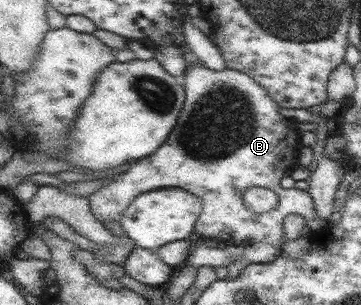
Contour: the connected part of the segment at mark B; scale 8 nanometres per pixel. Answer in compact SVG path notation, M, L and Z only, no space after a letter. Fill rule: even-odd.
M205 64L189 68L186 79L188 99L186 110L182 113L175 135L167 141L167 147L161 147L149 158L135 162L125 175L117 177L117 181L105 185L90 196L92 208L99 221L111 225L111 221L121 222L124 213L133 205L141 194L161 187L182 187L192 191L204 201L204 213L196 225L196 233L205 238L217 238L228 244L250 245L254 242L267 242L280 249L288 244L285 235L286 219L291 214L302 214L306 217L306 225L316 234L323 234L328 226L325 218L319 217L315 209L314 199L310 193L297 188L285 189L283 179L299 168L299 143L297 122L285 117L281 105L269 95L252 75L233 68L221 71L210 69ZM252 187L274 189L281 196L281 205L269 213L253 211L245 201L245 194Z

